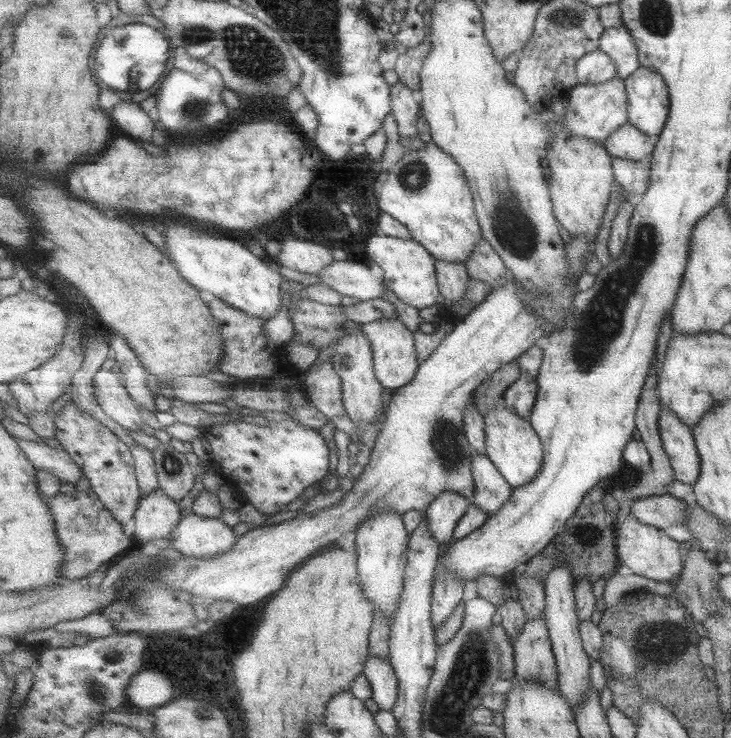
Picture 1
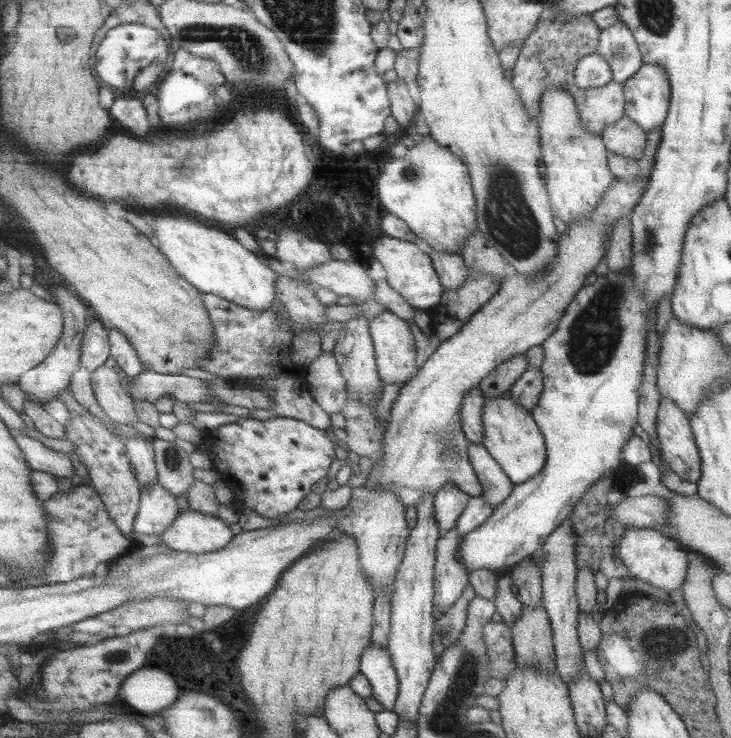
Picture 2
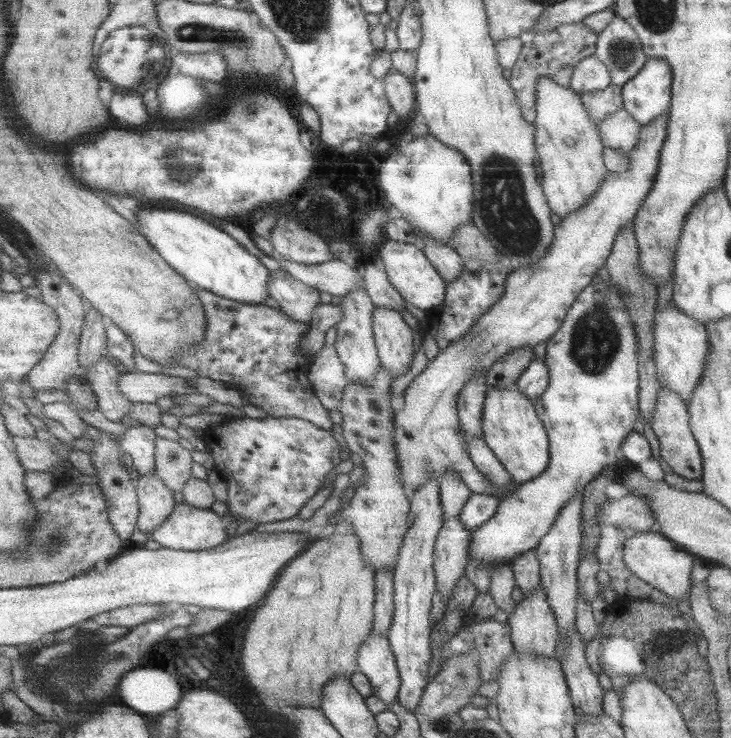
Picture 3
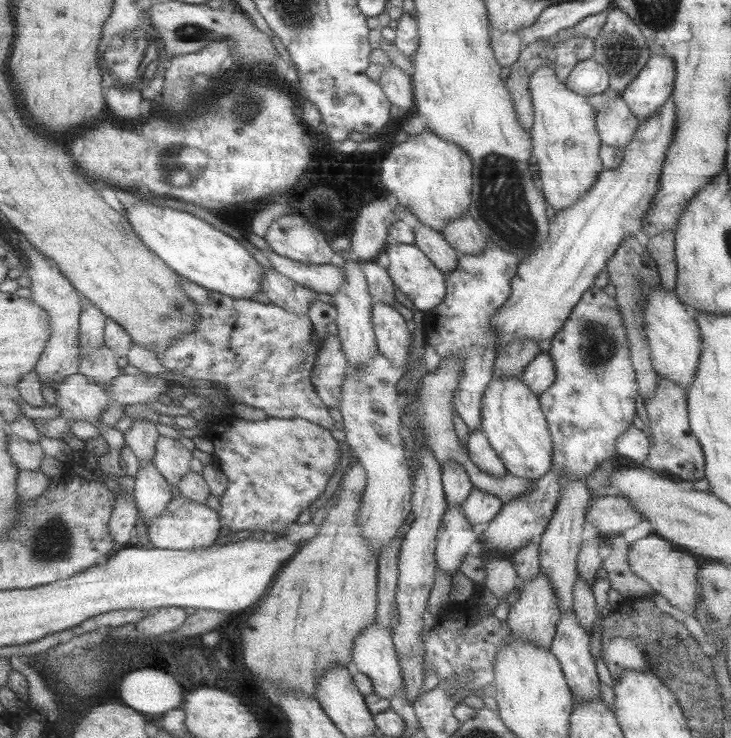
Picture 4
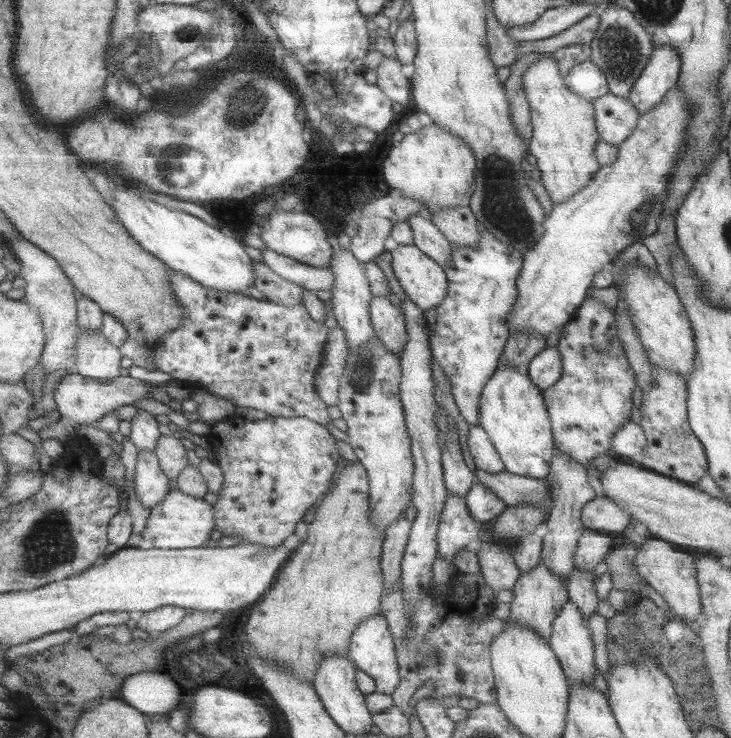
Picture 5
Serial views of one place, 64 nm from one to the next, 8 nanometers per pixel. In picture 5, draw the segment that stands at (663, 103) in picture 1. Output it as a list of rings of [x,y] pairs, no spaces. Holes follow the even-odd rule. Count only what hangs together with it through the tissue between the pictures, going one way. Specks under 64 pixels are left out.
[[[669,45],[653,47],[639,78],[635,80],[627,94],[627,99],[633,103],[639,115],[663,99],[663,95],[677,81],[679,66],[681,59],[673,47]]]

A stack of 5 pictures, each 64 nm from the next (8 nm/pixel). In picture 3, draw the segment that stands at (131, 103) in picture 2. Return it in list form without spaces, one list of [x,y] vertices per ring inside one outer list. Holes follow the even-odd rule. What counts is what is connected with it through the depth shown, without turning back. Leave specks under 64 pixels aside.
[[[114,89],[110,104],[108,105],[112,116],[123,126],[145,126],[149,122],[149,112],[143,104],[143,96],[139,94],[121,94]]]

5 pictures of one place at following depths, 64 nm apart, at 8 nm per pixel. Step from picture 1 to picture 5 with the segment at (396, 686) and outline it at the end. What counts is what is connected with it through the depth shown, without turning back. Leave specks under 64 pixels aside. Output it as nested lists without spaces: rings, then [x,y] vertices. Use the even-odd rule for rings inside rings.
[[[384,614],[371,616],[369,620],[361,622],[351,639],[351,660],[359,669],[373,676],[376,680],[376,690],[386,695],[392,695],[400,686],[401,672],[398,660],[396,641],[392,628],[389,627],[388,618]]]

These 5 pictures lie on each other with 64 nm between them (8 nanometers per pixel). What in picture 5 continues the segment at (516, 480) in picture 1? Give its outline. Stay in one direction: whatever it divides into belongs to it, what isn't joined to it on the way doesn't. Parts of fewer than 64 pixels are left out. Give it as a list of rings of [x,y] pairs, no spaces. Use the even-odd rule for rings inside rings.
[[[498,366],[495,375],[485,385],[480,403],[481,426],[489,433],[500,452],[506,465],[506,471],[517,476],[533,479],[546,479],[551,470],[552,456],[555,454],[555,440],[549,422],[548,408],[544,401],[543,392],[537,385],[533,385],[528,374],[521,373],[519,368],[513,366]]]

